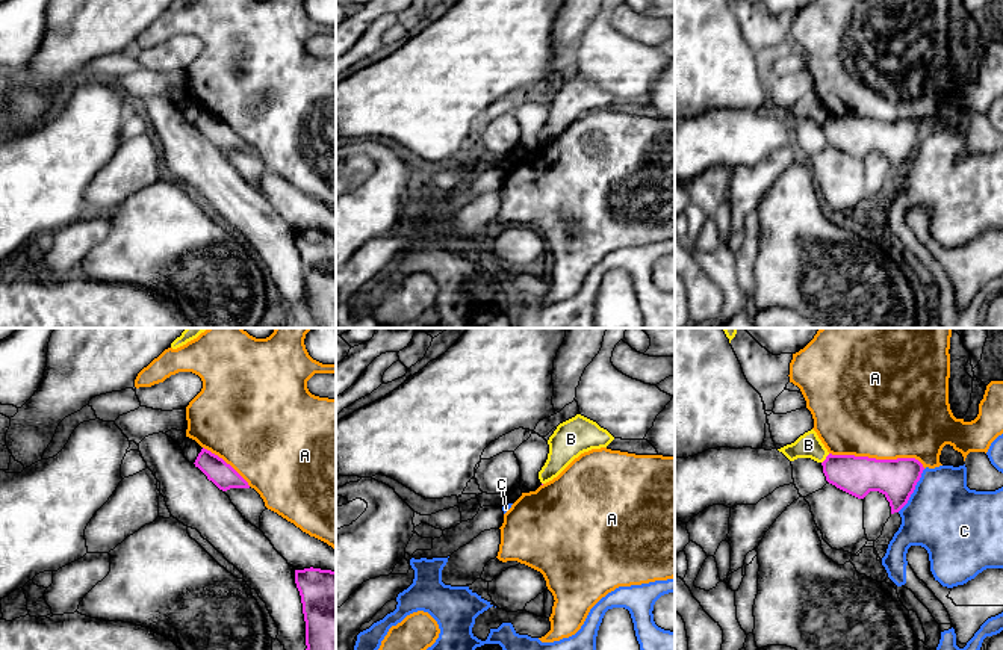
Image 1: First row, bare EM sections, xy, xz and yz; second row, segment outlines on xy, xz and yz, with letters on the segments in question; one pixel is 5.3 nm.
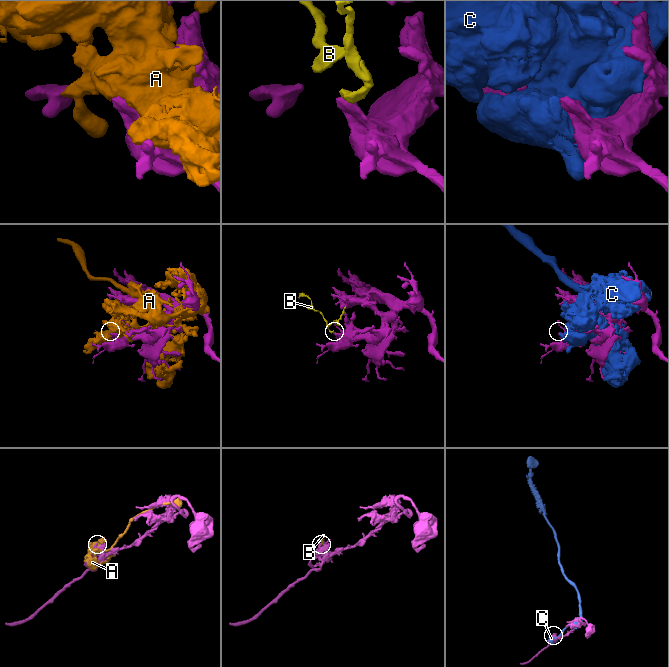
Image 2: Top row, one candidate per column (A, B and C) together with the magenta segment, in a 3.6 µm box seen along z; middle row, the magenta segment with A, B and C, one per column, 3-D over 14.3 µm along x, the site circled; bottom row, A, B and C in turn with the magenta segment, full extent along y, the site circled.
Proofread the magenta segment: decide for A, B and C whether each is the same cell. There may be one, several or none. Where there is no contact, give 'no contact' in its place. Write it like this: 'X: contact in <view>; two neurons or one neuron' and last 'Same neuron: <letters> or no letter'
A: contact in yz; two neurons
B: contact in yz; two neurons
C: contact in yz; two neurons
Same neuron: no letter

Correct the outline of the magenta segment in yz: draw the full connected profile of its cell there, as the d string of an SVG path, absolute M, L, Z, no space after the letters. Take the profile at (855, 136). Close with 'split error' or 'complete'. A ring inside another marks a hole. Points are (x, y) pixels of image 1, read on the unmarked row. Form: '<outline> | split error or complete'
M832 115L821 127L829 145L858 160L870 153L882 154L890 163L891 175L908 165L924 132L915 119L876 121Z | complete

